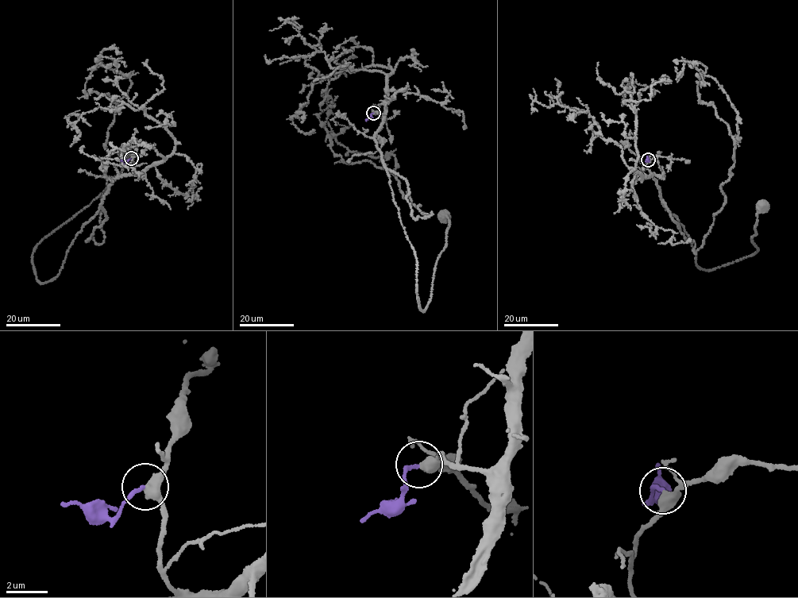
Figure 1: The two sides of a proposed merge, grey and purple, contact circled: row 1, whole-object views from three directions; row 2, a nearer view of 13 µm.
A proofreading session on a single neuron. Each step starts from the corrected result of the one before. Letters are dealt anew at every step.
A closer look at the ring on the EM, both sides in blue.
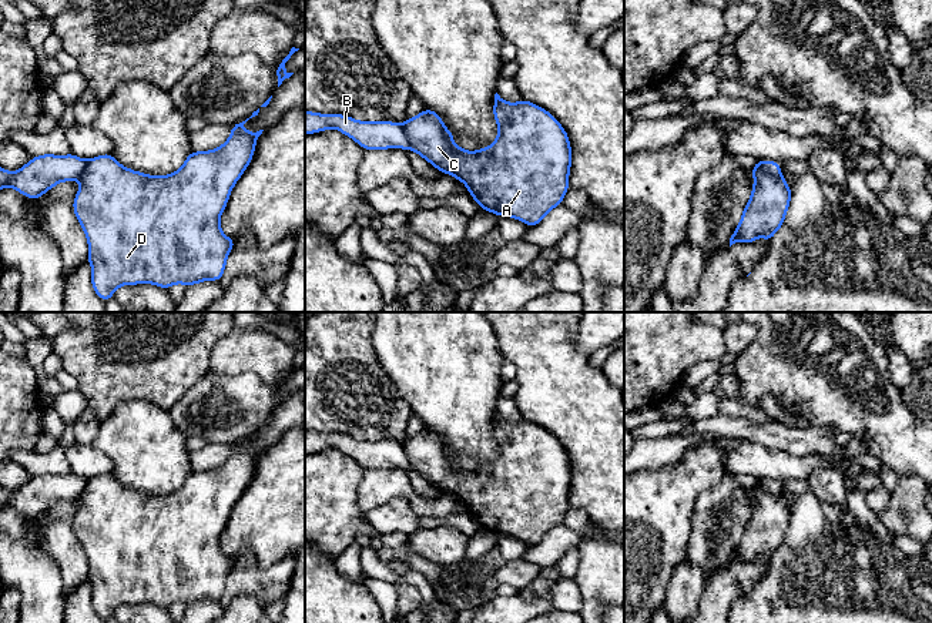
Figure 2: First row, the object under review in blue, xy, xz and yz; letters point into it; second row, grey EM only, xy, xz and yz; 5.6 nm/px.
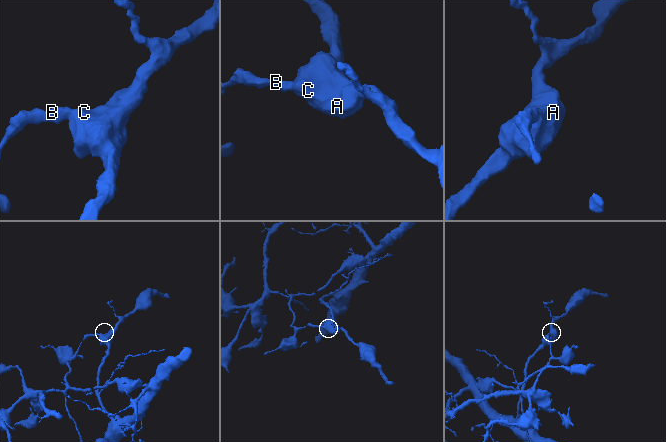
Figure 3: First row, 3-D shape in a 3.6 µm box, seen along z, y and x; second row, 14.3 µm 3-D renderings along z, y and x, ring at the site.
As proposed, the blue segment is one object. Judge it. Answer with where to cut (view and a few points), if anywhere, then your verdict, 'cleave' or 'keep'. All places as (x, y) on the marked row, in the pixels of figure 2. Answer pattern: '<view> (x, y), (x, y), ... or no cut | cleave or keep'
xz (401, 124), (409, 148) | cleave

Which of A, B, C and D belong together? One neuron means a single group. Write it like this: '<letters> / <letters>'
A C D / B

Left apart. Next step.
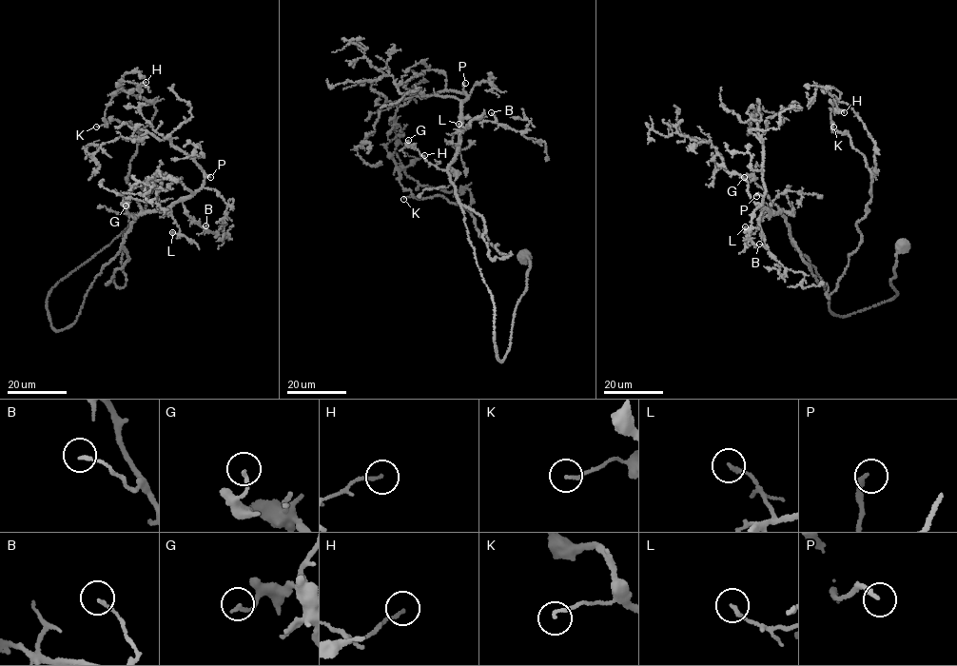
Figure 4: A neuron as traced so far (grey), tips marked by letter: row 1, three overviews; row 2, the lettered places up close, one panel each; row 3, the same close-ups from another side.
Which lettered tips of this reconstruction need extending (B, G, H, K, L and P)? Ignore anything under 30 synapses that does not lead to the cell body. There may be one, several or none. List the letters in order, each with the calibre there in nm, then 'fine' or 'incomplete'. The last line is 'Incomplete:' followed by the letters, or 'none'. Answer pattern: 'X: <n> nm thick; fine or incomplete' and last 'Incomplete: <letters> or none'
B: 140 nm thick; fine
G: 180 nm thick; fine
H: 120 nm thick; fine
K: 130 nm thick; fine
L: 180 nm thick; fine
P: 200 nm thick; incomplete
Incomplete: P

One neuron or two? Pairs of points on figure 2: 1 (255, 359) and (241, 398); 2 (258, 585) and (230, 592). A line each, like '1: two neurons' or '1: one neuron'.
1: two neurons
2: one neuron

